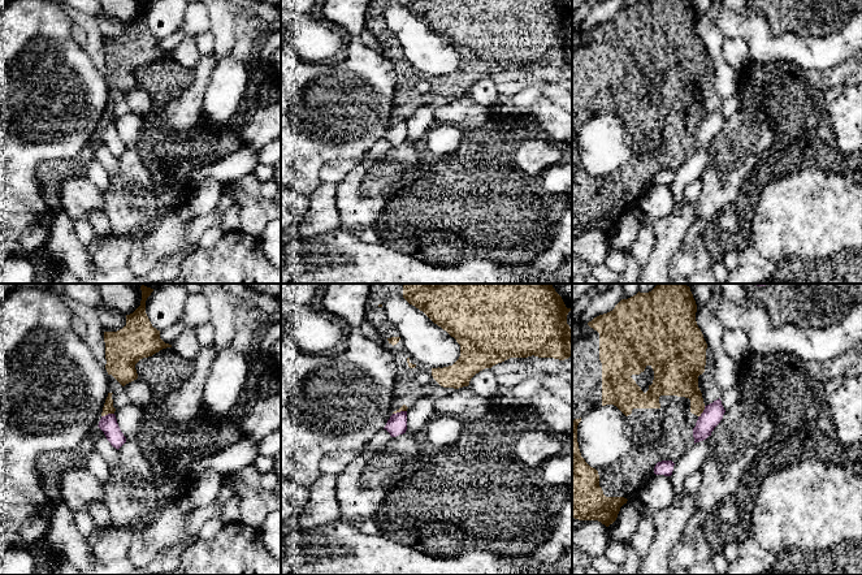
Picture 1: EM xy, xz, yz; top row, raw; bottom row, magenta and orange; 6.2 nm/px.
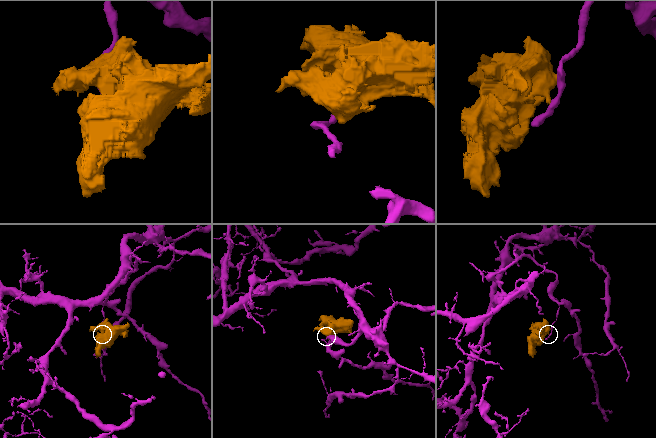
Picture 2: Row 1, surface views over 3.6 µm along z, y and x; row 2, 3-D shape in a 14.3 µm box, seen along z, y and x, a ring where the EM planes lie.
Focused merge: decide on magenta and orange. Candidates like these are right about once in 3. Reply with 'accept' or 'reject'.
reject

